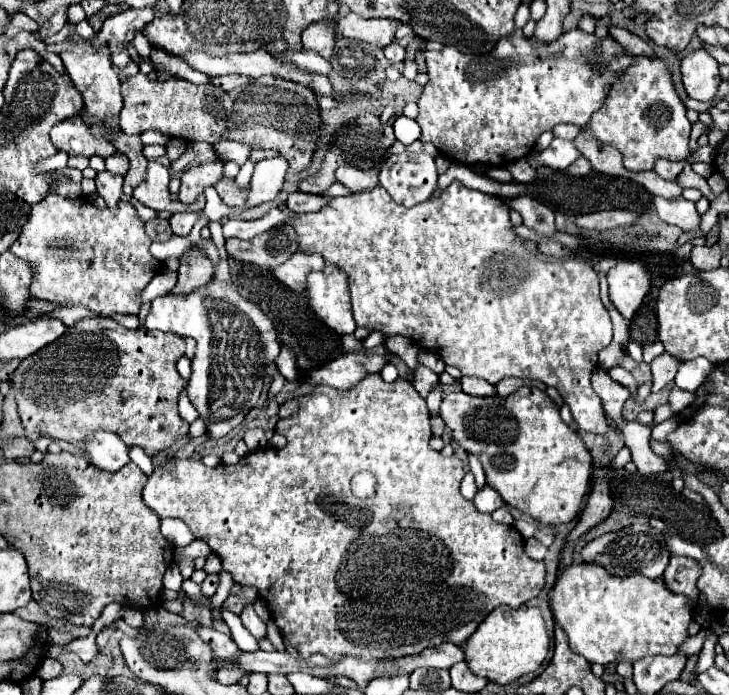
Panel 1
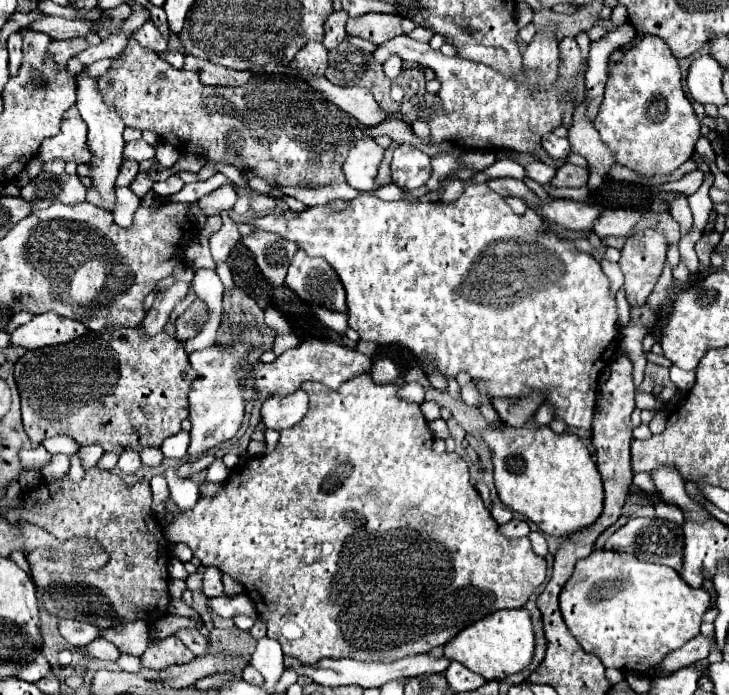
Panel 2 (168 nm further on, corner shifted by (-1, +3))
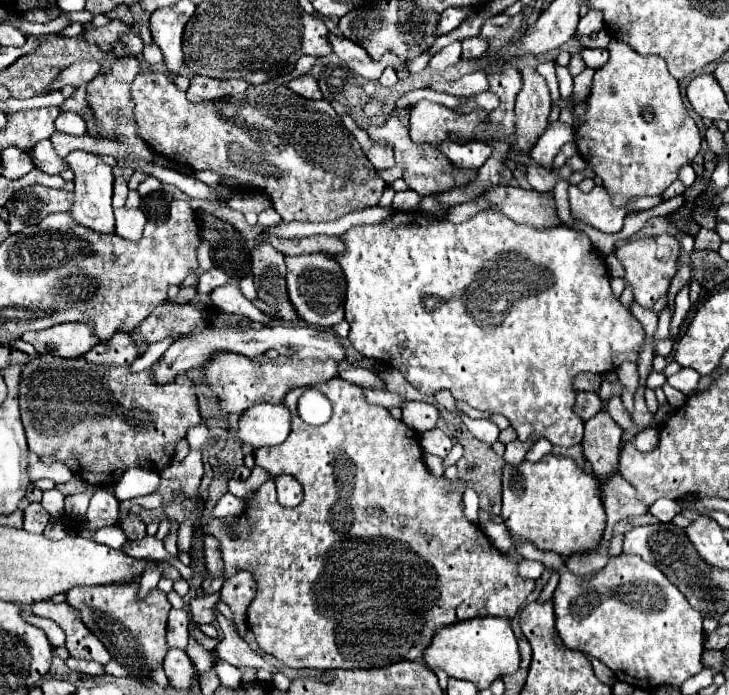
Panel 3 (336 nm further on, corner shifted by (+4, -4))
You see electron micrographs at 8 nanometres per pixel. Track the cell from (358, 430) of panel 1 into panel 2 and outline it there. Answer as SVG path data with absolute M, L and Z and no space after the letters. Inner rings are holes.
M360 374L344 382L338 390L330 390L320 382L304 382L302 390L310 396L310 408L294 428L280 432L278 446L264 456L250 458L248 464L232 468L220 492L216 496L200 496L192 510L180 510L168 498L166 510L174 516L174 522L164 530L168 542L188 544L204 566L216 566L220 572L244 584L258 614L266 620L268 638L278 640L286 656L294 656L302 664L316 664L322 658L354 658L366 662L398 660L444 646L468 624L502 608L522 608L528 602L530 594L546 578L546 560L532 552L528 538L506 538L500 532L498 522L490 516L480 494L470 484L466 460L456 452L434 452L434 436L428 428L428 420L418 404L398 396L398 384L376 384L370 374Z

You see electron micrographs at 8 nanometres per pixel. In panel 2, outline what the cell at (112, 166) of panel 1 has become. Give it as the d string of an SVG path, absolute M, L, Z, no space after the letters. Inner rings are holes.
M124 160L120 166L120 174L116 180L116 186L130 186L130 182L138 174L138 162L136 160Z

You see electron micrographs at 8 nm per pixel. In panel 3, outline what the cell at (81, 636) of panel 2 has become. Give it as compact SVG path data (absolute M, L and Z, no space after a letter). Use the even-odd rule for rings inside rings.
M25 611L21 613L21 617L23 617L27 623L33 623L33 625L37 625L39 629L43 629L45 635L47 635L47 639L53 643L53 647L61 647L61 645L65 643L63 631L61 631L59 625L55 625L51 619L41 619L41 617L29 615L29 613L25 613Z

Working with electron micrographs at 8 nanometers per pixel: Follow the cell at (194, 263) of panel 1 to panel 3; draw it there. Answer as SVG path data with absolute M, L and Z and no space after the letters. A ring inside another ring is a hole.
M115 333L109 341L97 343L87 355L83 355L85 361L93 365L103 365L103 367L115 367L115 365L129 365L139 357L135 351L135 345L131 339L127 339L127 333Z

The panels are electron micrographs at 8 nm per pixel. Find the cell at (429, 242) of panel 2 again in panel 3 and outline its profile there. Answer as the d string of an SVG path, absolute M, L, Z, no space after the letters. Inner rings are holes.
M479 211L469 221L455 225L447 219L437 221L439 217L425 219L421 213L393 213L393 217L387 217L383 223L377 225L357 225L351 227L343 239L347 245L347 251L339 257L339 265L343 267L343 273L347 277L347 299L345 299L345 319L351 325L349 341L353 347L373 359L387 361L395 369L399 369L405 379L423 391L425 395L433 395L439 389L447 389L453 393L457 401L465 401L467 405L479 409L479 411L491 411L505 415L513 429L519 435L519 441L531 441L547 439L551 445L571 447L579 445L583 439L583 421L573 413L575 403L575 391L571 387L571 379L581 371L591 373L607 373L617 369L623 361L639 361L639 353L645 345L645 329L643 325L631 315L631 311L613 295L609 285L609 273L605 267L605 261L599 257L595 247L591 245L589 237L581 231L575 231L571 227L559 225L553 229L535 229L523 223L515 223L509 217L495 213L495 211Z

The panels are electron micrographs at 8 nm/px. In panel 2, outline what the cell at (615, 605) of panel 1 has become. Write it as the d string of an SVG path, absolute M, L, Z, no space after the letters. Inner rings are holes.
M606 550L592 552L588 558L578 560L572 576L560 592L562 618L578 644L586 652L598 656L606 668L618 670L634 670L636 666L644 666L644 670L654 668L662 656L700 634L700 620L708 606L710 594L702 588L684 584L676 570Z

